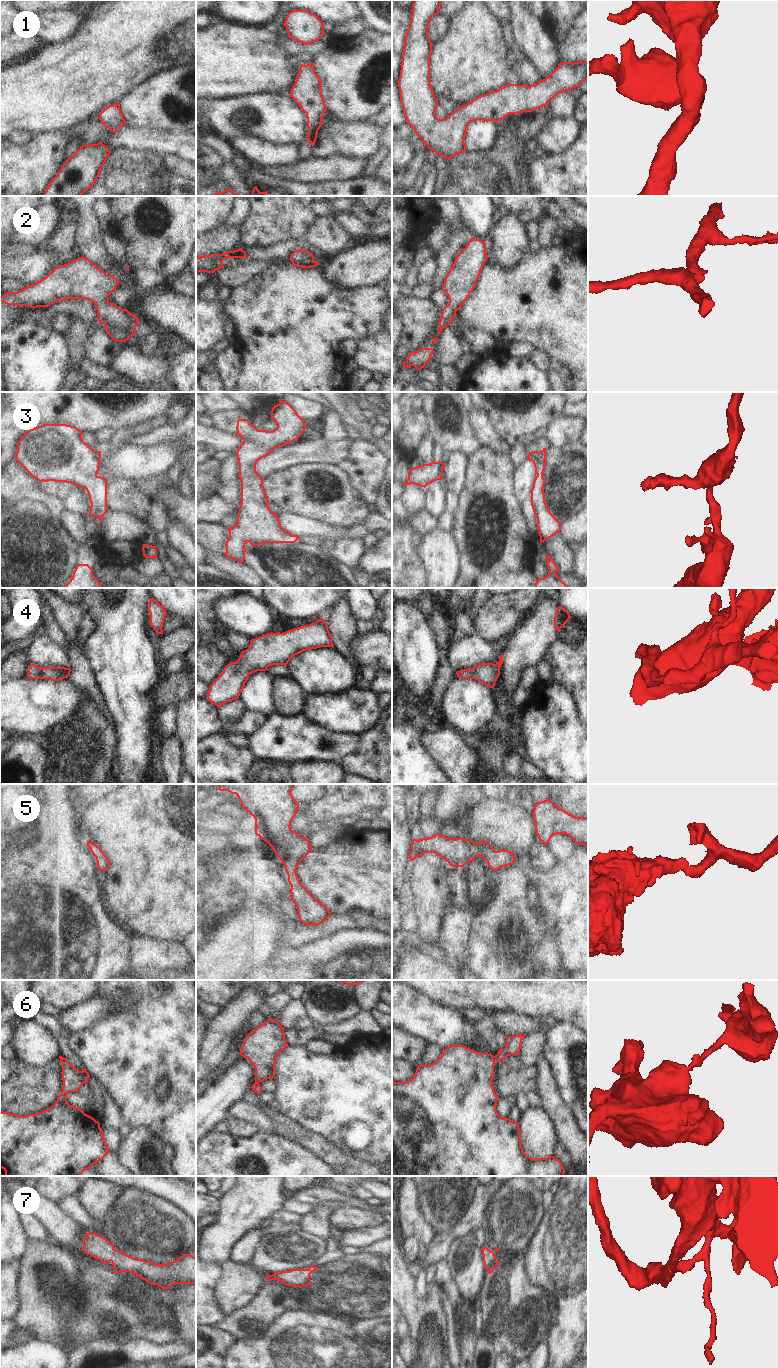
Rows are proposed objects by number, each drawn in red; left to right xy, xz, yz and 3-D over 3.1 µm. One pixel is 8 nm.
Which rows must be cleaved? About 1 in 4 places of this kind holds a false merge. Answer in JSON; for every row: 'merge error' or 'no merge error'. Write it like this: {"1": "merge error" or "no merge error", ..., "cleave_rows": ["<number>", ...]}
{"1": "no merge error", "2": "no merge error", "3": "no merge error", "4": "no merge error", "5": "no merge error", "6": "no merge error", "7": "no merge error", "cleave_rows": []}

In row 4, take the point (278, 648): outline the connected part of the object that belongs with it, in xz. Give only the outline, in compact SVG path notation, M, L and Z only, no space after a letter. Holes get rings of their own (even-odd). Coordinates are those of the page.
M323 618L284 633L271 632L251 639L249 648L210 685L206 699L219 708L239 698L250 674L266 671L271 665L287 665L293 656L320 647L334 647Z

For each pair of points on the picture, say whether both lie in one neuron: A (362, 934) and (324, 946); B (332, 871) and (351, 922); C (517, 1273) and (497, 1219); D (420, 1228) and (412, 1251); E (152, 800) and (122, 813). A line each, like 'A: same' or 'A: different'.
A: same
B: different
C: different
D: different
E: same

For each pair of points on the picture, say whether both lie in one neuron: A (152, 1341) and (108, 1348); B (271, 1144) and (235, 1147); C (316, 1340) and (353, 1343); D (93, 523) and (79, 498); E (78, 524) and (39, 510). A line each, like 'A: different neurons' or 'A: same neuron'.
A: same neuron
B: same neuron
C: same neuron
D: same neuron
E: different neurons

